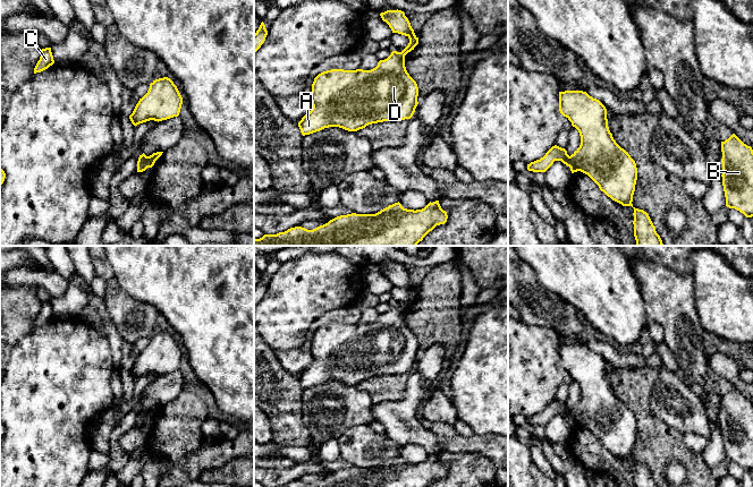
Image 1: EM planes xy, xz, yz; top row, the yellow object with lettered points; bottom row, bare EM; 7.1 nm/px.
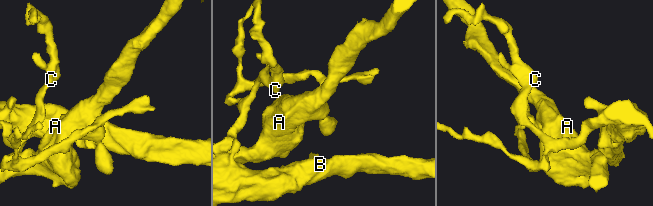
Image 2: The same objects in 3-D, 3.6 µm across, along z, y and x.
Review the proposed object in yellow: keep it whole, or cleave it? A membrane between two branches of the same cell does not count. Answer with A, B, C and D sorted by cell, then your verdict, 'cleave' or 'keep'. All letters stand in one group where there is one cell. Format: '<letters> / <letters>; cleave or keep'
A D / B C; cleave

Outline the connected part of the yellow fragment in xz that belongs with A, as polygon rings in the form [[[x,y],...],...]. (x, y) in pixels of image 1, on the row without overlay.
[[[392,305],[371,324],[331,323],[319,327],[312,338],[312,364],[298,376],[303,390],[329,381],[357,385],[369,378],[411,373],[418,358],[418,341],[405,321],[405,308]]]

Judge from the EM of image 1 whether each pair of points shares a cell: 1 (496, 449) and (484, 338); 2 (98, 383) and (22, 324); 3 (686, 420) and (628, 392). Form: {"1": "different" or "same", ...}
{"1": "different", "2": "different", "3": "different"}

